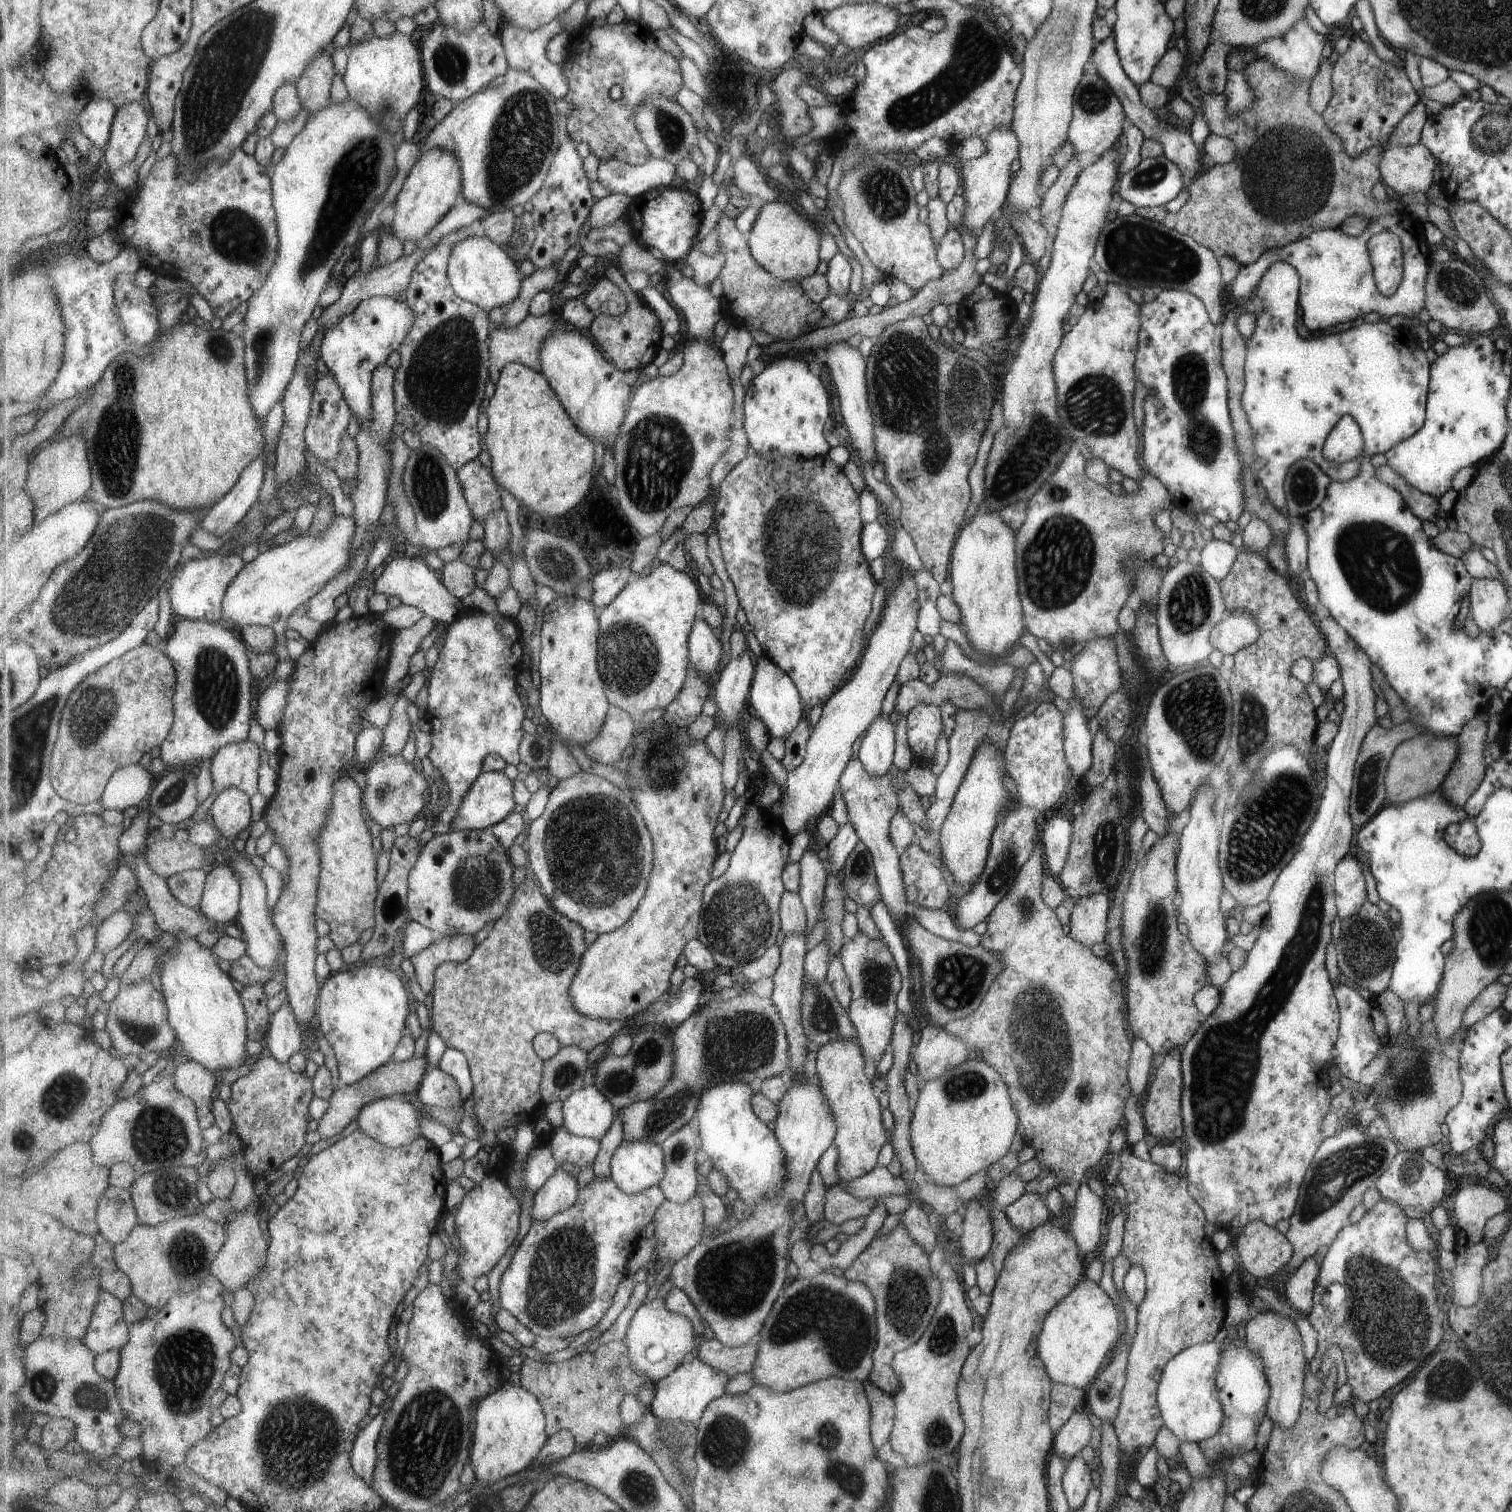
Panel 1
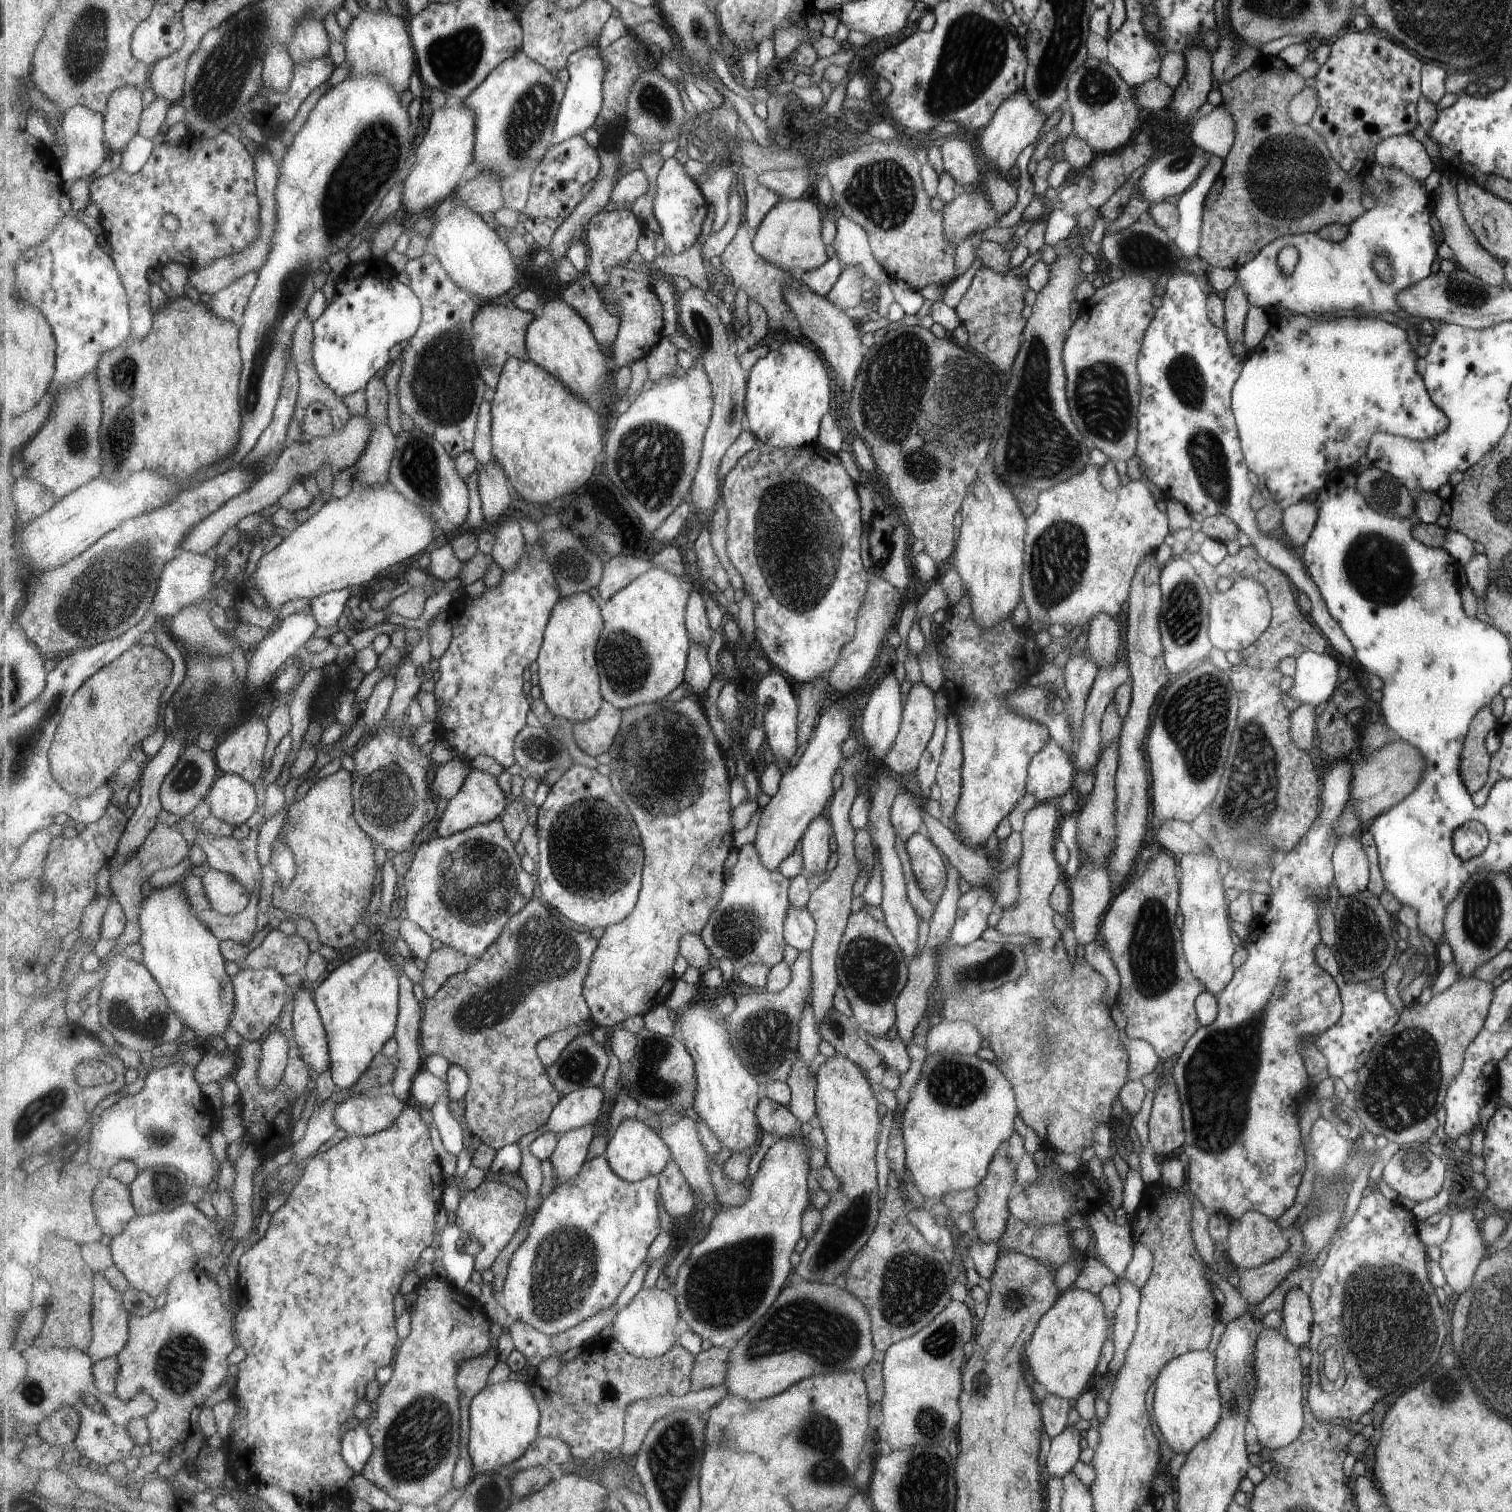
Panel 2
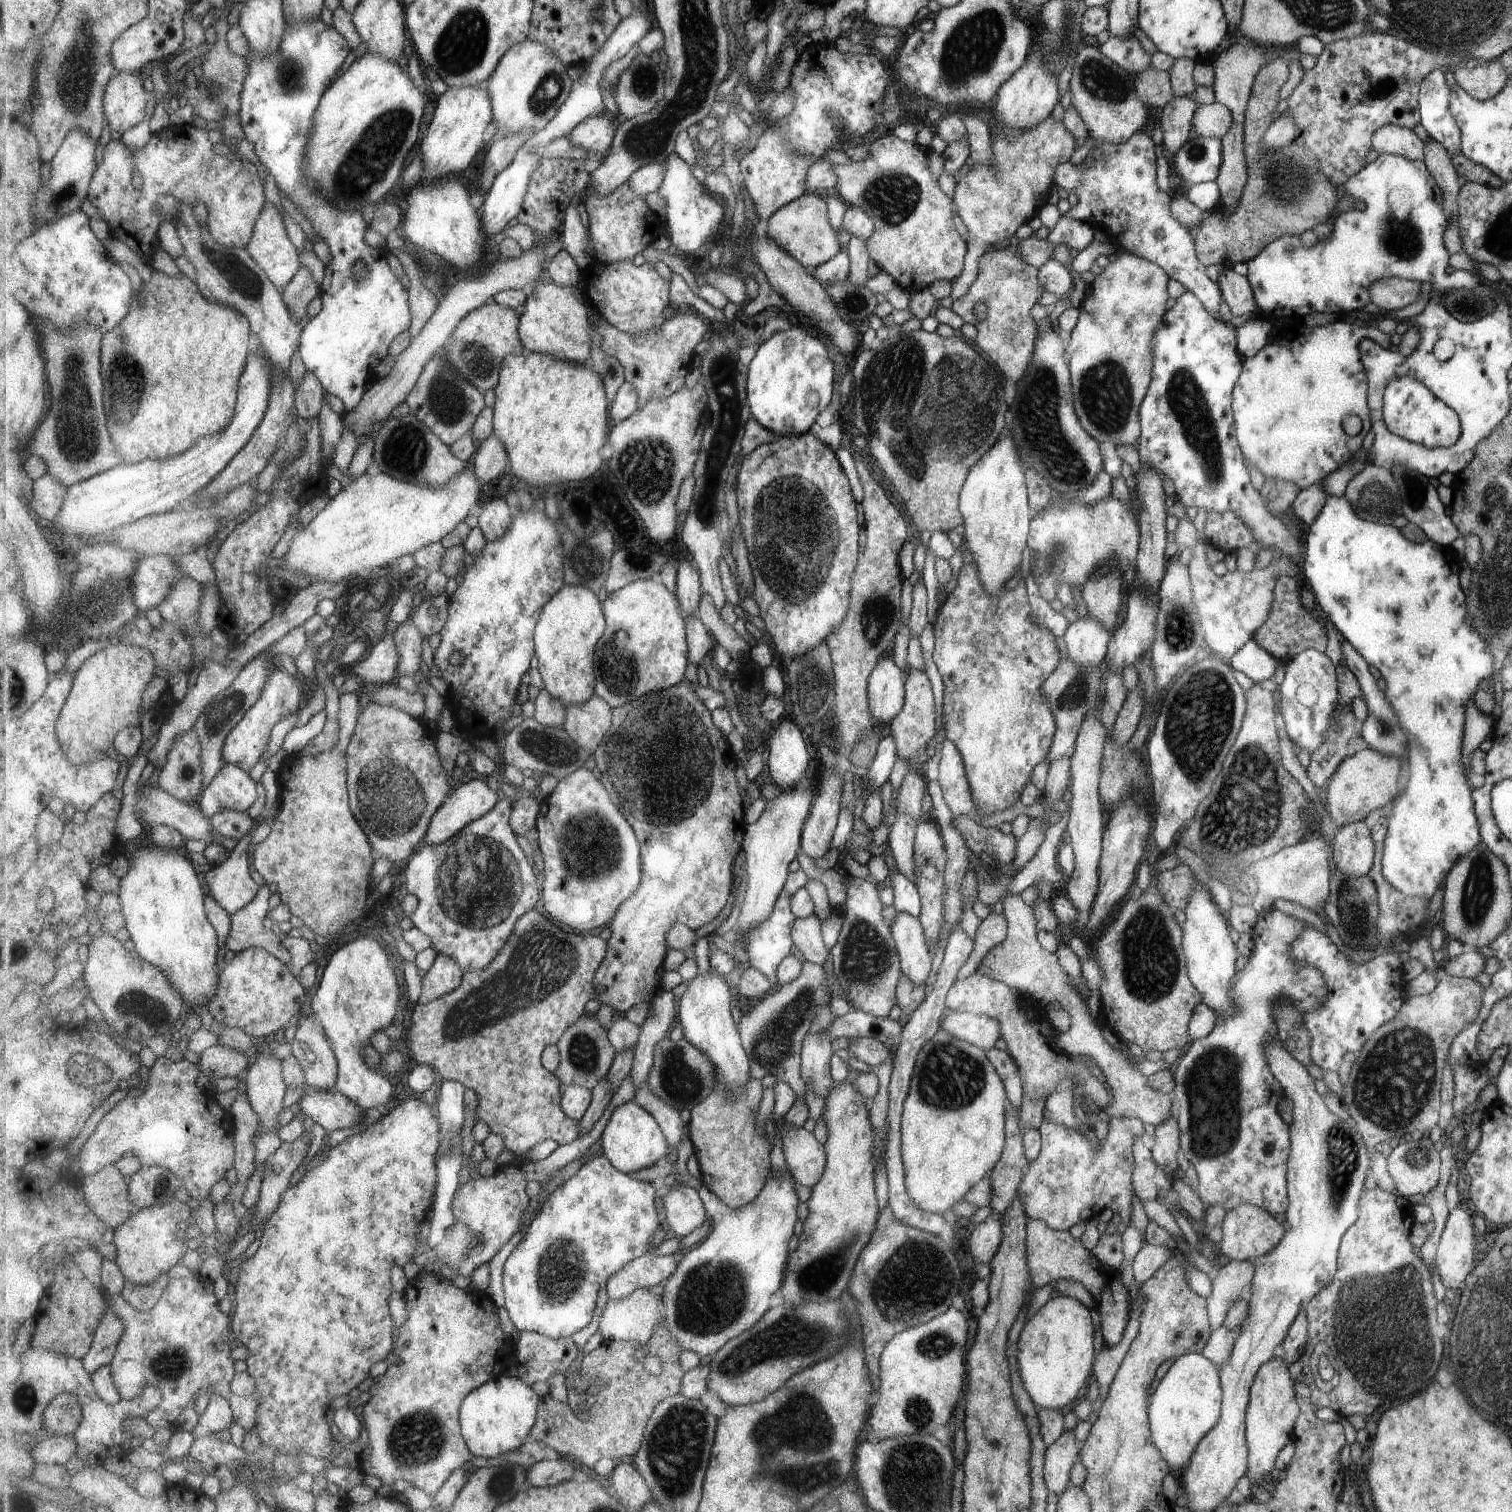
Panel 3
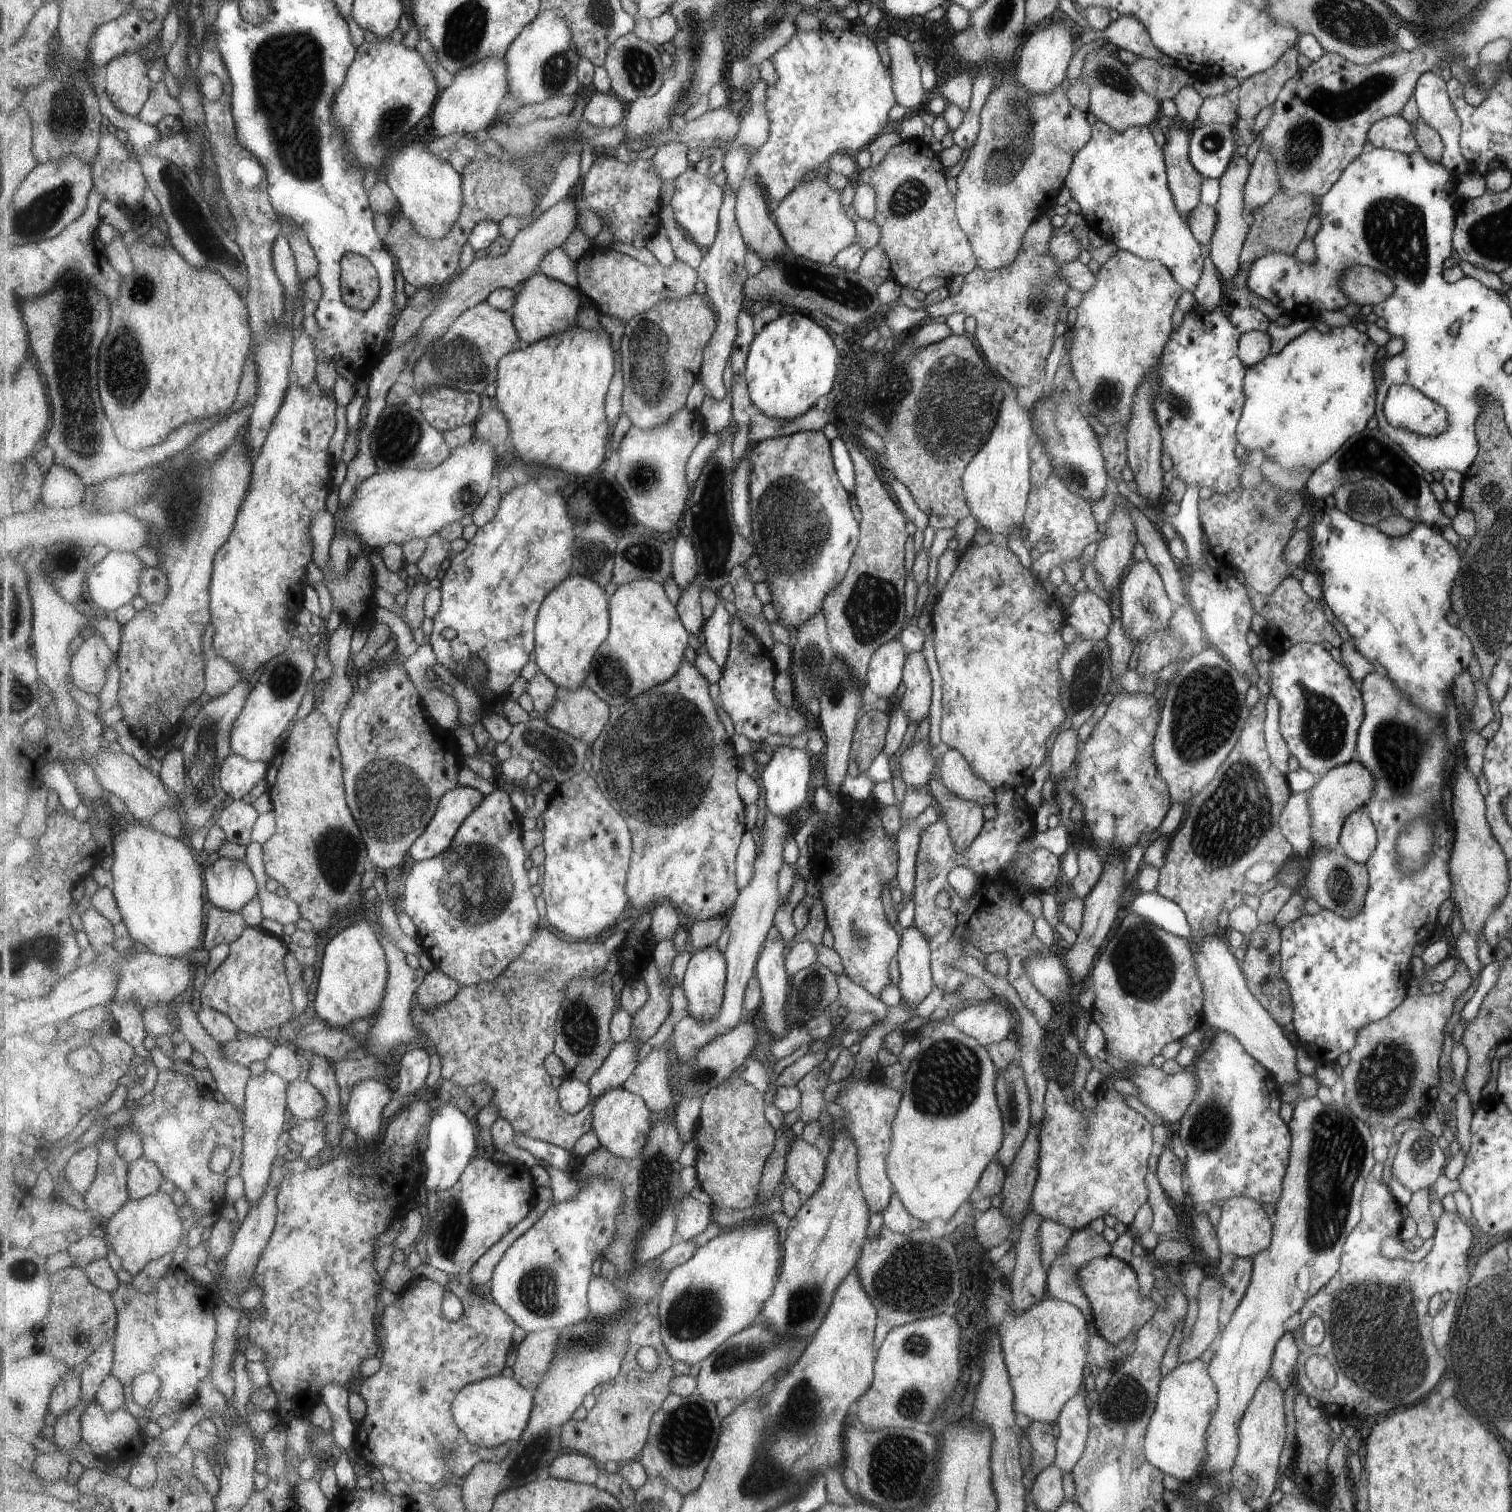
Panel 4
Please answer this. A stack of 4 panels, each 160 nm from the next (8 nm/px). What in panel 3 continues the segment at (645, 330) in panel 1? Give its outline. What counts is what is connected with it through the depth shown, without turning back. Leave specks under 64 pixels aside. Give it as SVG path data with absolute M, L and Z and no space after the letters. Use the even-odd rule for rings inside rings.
M597 259L582 270L582 281L585 282L587 299L611 326L622 332L640 334L643 330L661 326L669 317L671 280L660 274L658 266L651 262L635 266L631 260L607 264Z

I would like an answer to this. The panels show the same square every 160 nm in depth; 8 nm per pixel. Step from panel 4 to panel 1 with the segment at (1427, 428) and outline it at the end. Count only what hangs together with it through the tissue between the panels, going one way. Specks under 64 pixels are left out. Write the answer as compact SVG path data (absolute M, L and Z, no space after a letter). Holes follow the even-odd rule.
M1277 261L1268 266L1252 296L1236 306L1238 314L1251 313L1255 319L1253 332L1244 339L1247 350L1244 358L1245 386L1240 401L1253 430L1254 457L1265 460L1260 471L1256 472L1256 481L1265 489L1269 502L1277 508L1286 504L1284 478L1289 466L1297 459L1309 459L1332 481L1345 482L1358 475L1362 457L1335 463L1327 462L1321 456L1323 440L1343 414L1349 414L1358 424L1364 453L1384 453L1423 426L1428 396L1430 365L1425 359L1425 346L1414 338L1408 328L1391 327L1383 321L1363 321L1359 326L1341 327L1338 331L1341 334L1301 338L1295 329L1298 303L1298 272L1290 263Z

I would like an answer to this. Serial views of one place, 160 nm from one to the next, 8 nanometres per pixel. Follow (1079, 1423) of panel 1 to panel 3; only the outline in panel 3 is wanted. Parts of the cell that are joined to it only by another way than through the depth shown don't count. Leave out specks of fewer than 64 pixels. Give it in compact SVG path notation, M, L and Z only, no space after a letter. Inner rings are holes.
M1072 1426L1046 1448L1044 1455L1044 1483L1048 1492L1060 1495L1068 1488L1068 1477L1079 1459L1080 1447Z

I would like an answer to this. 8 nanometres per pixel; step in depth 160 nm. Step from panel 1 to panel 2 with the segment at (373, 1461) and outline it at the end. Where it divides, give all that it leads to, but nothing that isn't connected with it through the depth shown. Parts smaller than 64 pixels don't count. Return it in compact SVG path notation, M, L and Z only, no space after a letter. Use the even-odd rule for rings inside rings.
M351 1423L346 1426L341 1450L345 1462L361 1475L374 1451L374 1442L365 1424L359 1423L355 1426Z

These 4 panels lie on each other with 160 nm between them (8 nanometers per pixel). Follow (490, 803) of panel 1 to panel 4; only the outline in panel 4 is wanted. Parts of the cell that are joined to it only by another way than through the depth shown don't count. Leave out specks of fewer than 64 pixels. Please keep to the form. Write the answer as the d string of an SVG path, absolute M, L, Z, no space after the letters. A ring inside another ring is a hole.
M459 786L449 790L441 800L428 829L417 838L412 850L409 850L415 863L437 857L437 854L448 850L464 825L465 818L477 810L477 806L481 806L484 799L485 796L475 788Z

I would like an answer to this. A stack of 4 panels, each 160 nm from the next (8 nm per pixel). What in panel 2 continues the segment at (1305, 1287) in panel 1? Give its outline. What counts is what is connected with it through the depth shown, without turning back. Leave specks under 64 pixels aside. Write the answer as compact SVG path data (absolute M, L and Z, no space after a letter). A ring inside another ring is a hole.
M1300 1287L1289 1290L1280 1313L1283 1315L1283 1334L1297 1348L1306 1345L1310 1336L1312 1308L1308 1295Z

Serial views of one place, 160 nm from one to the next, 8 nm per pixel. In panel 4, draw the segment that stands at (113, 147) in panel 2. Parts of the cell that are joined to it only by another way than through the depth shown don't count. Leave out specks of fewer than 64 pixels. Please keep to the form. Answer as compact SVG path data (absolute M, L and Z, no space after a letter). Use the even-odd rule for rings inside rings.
M127 52L113 58L103 71L107 94L119 110L139 117L139 112L149 100L153 84L147 74L145 54Z

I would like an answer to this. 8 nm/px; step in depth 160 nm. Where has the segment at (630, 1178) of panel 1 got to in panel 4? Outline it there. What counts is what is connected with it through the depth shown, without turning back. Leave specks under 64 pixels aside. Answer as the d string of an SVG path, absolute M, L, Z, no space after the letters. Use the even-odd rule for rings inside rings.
M624 1087L609 1088L599 1098L592 1098L593 1126L600 1145L620 1158L637 1158L648 1146L648 1135L652 1131L654 1114L648 1104L639 1095L626 1090Z

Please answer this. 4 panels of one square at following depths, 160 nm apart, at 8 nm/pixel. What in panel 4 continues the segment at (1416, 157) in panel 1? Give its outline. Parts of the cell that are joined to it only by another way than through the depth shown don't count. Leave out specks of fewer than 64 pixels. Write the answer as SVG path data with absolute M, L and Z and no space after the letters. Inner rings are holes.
M1389 116L1377 121L1367 133L1367 141L1375 148L1412 154L1419 150L1411 124L1399 116Z

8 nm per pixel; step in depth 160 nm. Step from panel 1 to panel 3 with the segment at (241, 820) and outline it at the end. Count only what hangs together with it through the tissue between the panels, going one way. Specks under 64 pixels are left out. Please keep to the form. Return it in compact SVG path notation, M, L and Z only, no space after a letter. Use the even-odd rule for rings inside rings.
M226 763L205 788L198 806L209 817L225 810L245 812L257 800L257 782L241 766Z

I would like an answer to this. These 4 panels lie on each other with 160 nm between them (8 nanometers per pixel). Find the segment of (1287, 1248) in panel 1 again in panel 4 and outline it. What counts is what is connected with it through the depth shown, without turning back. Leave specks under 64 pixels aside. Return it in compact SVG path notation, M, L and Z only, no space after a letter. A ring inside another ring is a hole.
M1237 1196L1227 1198L1220 1203L1219 1207L1221 1214L1214 1230L1221 1256L1253 1258L1269 1246L1269 1238L1272 1238L1271 1222L1269 1222L1267 1214L1263 1212L1263 1208L1259 1206L1259 1202L1255 1202L1247 1196Z

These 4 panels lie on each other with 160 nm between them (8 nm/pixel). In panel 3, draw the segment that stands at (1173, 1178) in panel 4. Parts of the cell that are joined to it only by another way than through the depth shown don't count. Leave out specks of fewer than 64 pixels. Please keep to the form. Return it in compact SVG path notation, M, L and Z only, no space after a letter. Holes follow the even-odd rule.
M1173 1112L1163 1124L1155 1126L1155 1132L1150 1139L1150 1154L1155 1164L1161 1168L1165 1178L1172 1181L1175 1177L1171 1172L1177 1168L1177 1150L1180 1140L1177 1140L1177 1124Z

